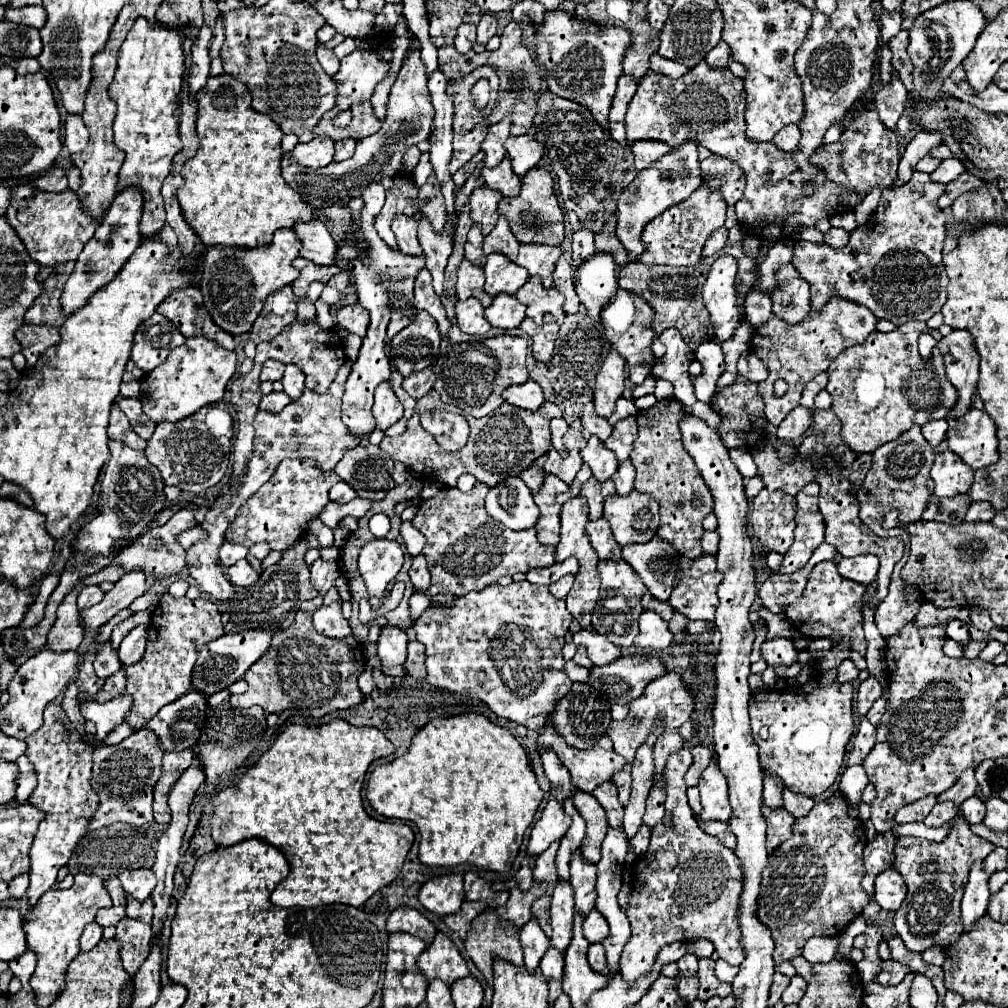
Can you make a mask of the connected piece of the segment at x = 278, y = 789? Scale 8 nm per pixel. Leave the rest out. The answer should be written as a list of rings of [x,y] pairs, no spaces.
[[[332,720],[332,722],[326,724],[326,726],[311,727],[300,724],[291,724],[278,736],[278,740],[272,744],[272,748],[268,752],[262,754],[262,758],[238,780],[238,784],[234,788],[226,788],[222,790],[216,800],[214,800],[214,816],[212,816],[212,838],[218,846],[232,846],[232,844],[238,844],[238,842],[244,842],[244,840],[250,840],[250,838],[258,838],[258,840],[264,840],[264,842],[270,842],[272,846],[280,848],[282,854],[288,858],[288,864],[290,864],[290,874],[284,882],[280,882],[276,886],[276,890],[272,892],[270,900],[272,904],[280,906],[280,908],[290,908],[290,906],[322,906],[322,904],[348,904],[348,906],[362,906],[376,890],[388,886],[402,870],[402,864],[406,860],[406,854],[410,852],[412,848],[412,842],[414,842],[414,832],[408,824],[392,824],[392,822],[380,822],[380,820],[374,820],[366,814],[364,806],[362,806],[362,796],[360,796],[360,790],[362,790],[362,782],[364,782],[364,776],[366,776],[366,770],[370,766],[370,762],[378,760],[380,756],[390,756],[394,754],[396,748],[394,744],[384,736],[384,732],[380,732],[378,728],[370,728],[370,726],[352,726],[348,724],[346,720]]]

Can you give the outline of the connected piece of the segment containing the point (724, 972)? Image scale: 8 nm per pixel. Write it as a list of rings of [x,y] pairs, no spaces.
[[[716,960],[716,978],[722,982],[732,982],[734,976],[738,974],[738,966],[732,966],[724,960]]]

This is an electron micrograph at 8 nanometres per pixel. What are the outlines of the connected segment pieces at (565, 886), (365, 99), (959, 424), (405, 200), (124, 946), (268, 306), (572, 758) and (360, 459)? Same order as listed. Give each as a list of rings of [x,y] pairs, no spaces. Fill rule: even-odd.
[[[558,882],[550,904],[550,924],[552,924],[552,946],[560,952],[572,942],[572,918],[574,918],[574,898],[572,886],[568,882]]]
[[[370,44],[370,48],[366,50],[354,50],[350,52],[348,56],[342,58],[340,62],[340,70],[336,72],[334,80],[336,80],[336,112],[338,110],[346,110],[346,108],[352,108],[352,124],[344,130],[340,128],[334,128],[332,126],[332,118],[330,112],[324,114],[324,118],[316,124],[314,128],[314,134],[316,136],[330,136],[334,142],[336,140],[344,140],[344,138],[354,138],[354,140],[360,140],[364,136],[370,136],[374,134],[378,128],[380,128],[380,120],[374,116],[374,108],[372,108],[372,94],[374,94],[374,88],[388,76],[390,72],[390,62],[386,62],[384,58],[380,58],[380,48],[378,44]]]
[[[970,408],[960,418],[948,418],[946,444],[974,470],[998,460],[996,424],[984,410]]]
[[[396,174],[392,178],[382,178],[382,184],[386,188],[386,204],[384,204],[382,212],[376,216],[374,226],[380,234],[380,238],[392,250],[398,250],[396,238],[392,234],[392,228],[390,228],[390,222],[396,214],[414,214],[416,212],[418,188],[412,182],[412,178],[408,178],[404,174]]]
[[[122,918],[116,924],[116,940],[120,942],[120,960],[124,970],[130,976],[136,976],[136,970],[144,964],[150,954],[150,926],[132,918]]]
[[[284,286],[282,290],[270,294],[250,330],[250,340],[254,344],[260,344],[276,338],[280,330],[296,320],[296,304],[298,296],[292,292],[292,286]]]
[[[548,724],[538,736],[538,746],[554,750],[560,762],[570,770],[576,788],[584,792],[592,792],[598,784],[610,780],[612,774],[624,766],[624,758],[612,750],[612,740],[608,736],[602,736],[590,750],[576,750],[570,748]]]
[[[364,438],[356,448],[348,450],[336,464],[334,472],[346,480],[360,498],[382,500],[390,488],[396,486],[392,472],[394,462]]]

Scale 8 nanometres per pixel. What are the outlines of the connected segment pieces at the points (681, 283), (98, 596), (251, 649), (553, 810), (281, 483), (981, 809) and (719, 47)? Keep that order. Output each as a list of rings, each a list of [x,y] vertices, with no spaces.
[[[702,258],[702,266],[690,268],[690,266],[644,266],[640,262],[626,264],[620,268],[618,284],[622,290],[630,290],[634,294],[640,294],[648,300],[648,304],[654,308],[654,330],[660,336],[662,330],[666,328],[676,328],[680,330],[684,342],[690,346],[690,350],[696,350],[698,344],[712,340],[714,328],[710,322],[710,314],[706,306],[702,304],[702,286],[706,282],[708,270],[714,264],[712,258]]]
[[[86,586],[78,596],[78,608],[86,610],[88,606],[102,602],[102,598],[104,598],[104,592],[100,590],[100,586]]]
[[[244,630],[236,634],[224,634],[218,640],[204,644],[200,648],[200,656],[194,666],[192,688],[200,690],[206,696],[212,696],[214,692],[228,688],[232,682],[242,678],[246,670],[268,650],[272,636],[274,636],[274,630]]]
[[[554,788],[550,794],[550,800],[534,824],[530,832],[530,844],[528,844],[528,856],[540,856],[552,842],[558,842],[570,826],[570,818],[564,814],[564,808],[554,798]]]
[[[284,460],[266,482],[236,514],[236,520],[226,530],[226,540],[246,548],[266,542],[272,550],[286,550],[292,542],[304,536],[308,520],[316,518],[328,504],[328,490],[340,478],[334,472],[316,468],[312,460]]]
[[[978,796],[968,798],[968,800],[960,806],[960,810],[962,810],[964,818],[966,818],[970,824],[980,824],[980,822],[984,820],[984,816],[986,816],[986,806],[984,806],[984,802],[982,802]]]
[[[720,40],[720,42],[706,54],[706,62],[708,62],[712,68],[726,68],[726,66],[728,66],[728,54],[730,54],[728,44]]]

